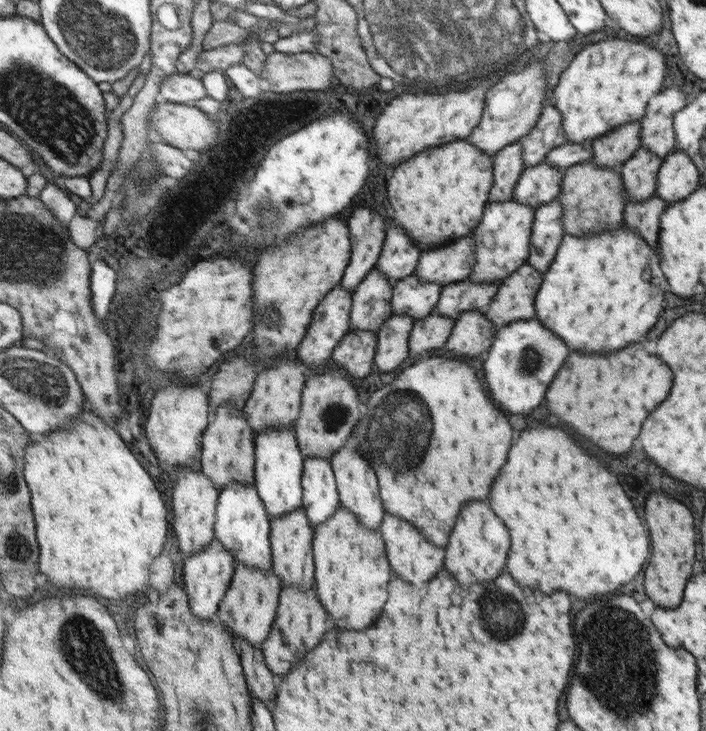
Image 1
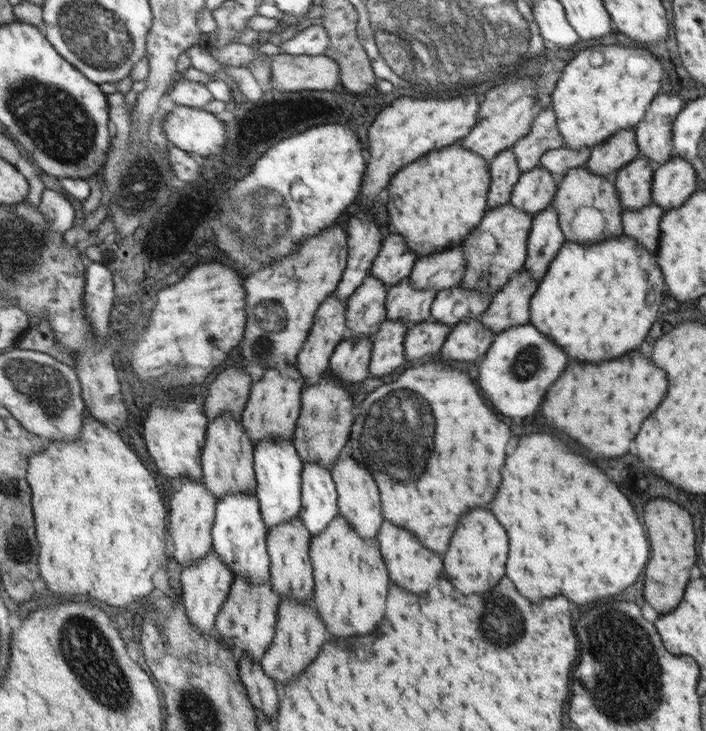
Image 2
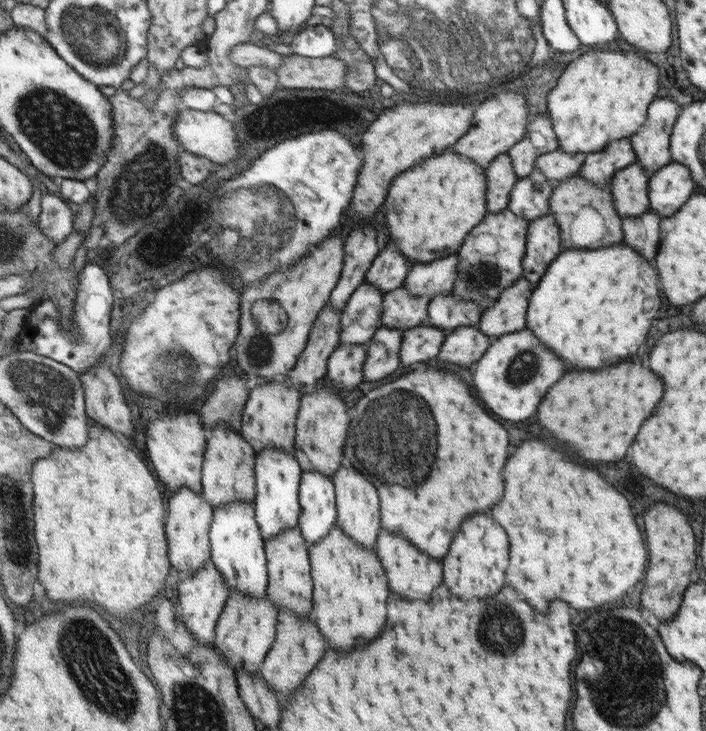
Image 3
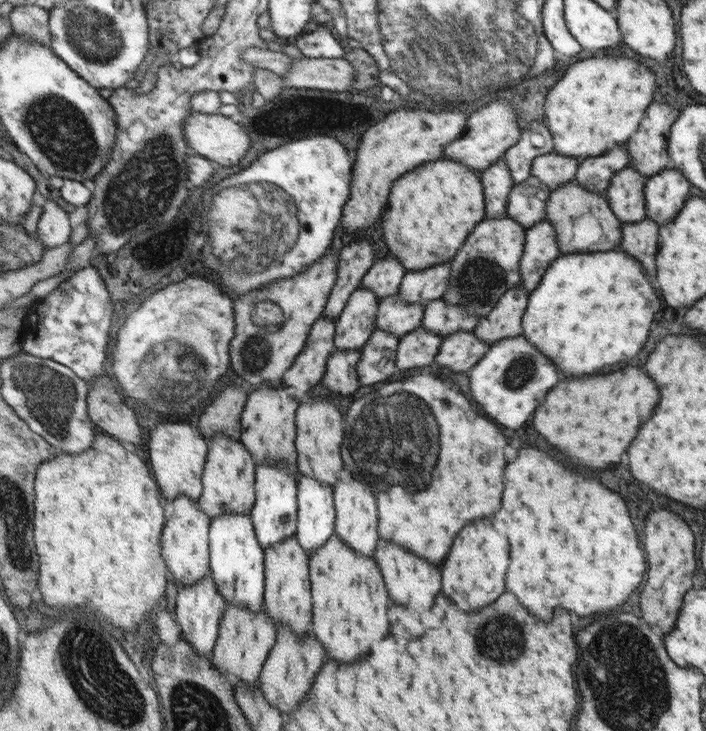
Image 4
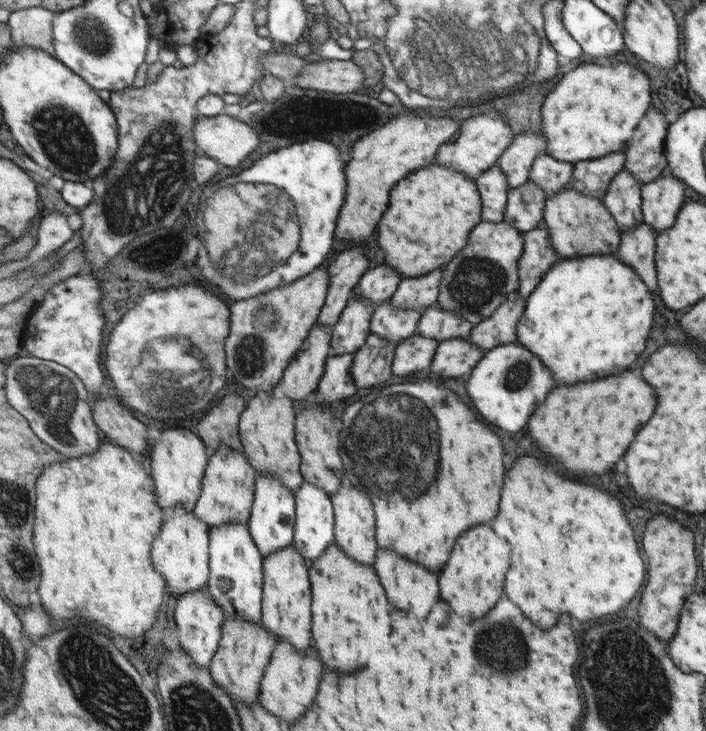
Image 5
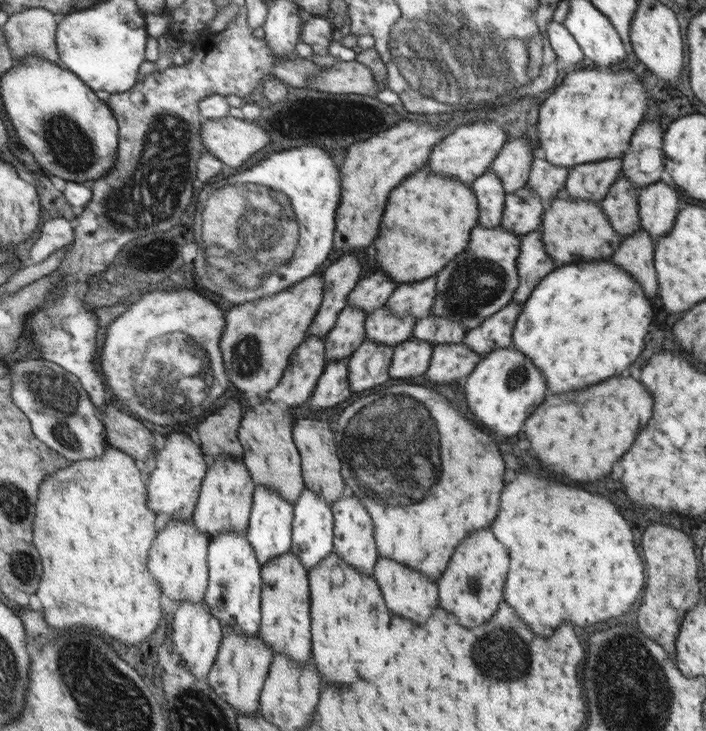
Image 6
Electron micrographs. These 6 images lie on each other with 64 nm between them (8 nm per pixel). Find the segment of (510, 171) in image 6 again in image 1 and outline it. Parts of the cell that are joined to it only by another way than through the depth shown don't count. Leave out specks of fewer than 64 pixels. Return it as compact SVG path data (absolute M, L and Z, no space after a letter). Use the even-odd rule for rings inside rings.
M548 105L538 124L520 140L525 168L540 164L552 149L566 142L568 140L562 128L562 114L554 105Z

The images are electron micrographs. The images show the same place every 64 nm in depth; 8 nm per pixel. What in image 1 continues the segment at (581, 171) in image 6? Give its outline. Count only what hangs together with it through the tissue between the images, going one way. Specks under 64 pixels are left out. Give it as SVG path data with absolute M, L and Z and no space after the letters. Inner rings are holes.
M640 120L616 126L614 130L606 132L604 136L594 139L593 160L598 168L619 168L641 146Z

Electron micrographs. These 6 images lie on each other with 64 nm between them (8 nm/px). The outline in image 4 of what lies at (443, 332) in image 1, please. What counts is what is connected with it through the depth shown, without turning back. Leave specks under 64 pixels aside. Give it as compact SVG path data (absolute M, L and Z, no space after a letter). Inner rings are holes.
M421 327L399 339L396 368L399 374L426 372L426 366L434 365L442 348L443 338Z

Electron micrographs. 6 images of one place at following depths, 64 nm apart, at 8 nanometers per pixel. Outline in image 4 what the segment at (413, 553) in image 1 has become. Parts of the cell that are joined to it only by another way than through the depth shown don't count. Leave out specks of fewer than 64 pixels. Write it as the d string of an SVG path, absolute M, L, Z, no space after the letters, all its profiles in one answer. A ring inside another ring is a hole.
M386 538L379 542L379 549L375 551L374 558L382 576L384 576L388 594L392 598L396 598L396 604L414 608L418 612L428 610L432 606L434 596L440 592L440 586L442 586L440 584L440 570L436 566L432 566L432 562L416 558L414 554L402 550L400 546L396 546L396 542L386 540Z

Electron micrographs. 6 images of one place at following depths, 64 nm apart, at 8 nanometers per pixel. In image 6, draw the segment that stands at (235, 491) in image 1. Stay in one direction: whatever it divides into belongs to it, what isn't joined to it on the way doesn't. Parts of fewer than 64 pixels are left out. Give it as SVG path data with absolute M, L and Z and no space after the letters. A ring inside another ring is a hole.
M226 530L211 538L210 548L211 585L207 592L207 602L212 614L222 620L225 628L236 628L236 632L246 636L258 636L263 625L263 564L250 542L248 533Z

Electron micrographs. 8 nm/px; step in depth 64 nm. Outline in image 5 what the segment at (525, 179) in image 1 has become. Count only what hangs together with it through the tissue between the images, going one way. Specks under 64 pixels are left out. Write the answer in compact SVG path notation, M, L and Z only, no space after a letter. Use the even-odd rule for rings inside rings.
M532 180L508 191L504 222L522 234L540 226L546 206L546 192Z

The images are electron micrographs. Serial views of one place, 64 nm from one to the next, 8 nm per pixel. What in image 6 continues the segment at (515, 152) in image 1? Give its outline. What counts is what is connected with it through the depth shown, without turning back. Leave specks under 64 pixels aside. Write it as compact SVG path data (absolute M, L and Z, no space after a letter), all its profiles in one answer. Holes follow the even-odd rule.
M488 169L470 186L474 196L478 198L478 210L480 210L478 224L486 226L486 228L499 226L502 222L506 200L506 192L500 178Z

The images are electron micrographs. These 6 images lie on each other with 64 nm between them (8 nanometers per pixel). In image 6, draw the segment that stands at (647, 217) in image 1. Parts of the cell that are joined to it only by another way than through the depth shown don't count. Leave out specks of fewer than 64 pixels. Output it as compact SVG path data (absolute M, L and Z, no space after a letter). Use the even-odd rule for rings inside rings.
M638 230L632 236L626 236L616 250L615 257L610 262L619 268L626 268L626 272L642 286L646 298L656 296L656 270L652 264L655 252L655 241L646 230Z

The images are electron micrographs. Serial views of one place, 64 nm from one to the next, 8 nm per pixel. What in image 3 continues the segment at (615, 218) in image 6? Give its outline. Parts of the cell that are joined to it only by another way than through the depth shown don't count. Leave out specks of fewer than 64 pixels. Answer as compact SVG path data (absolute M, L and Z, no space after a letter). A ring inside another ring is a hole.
M637 161L613 174L612 196L616 211L624 218L638 218L651 208L651 175L652 172Z

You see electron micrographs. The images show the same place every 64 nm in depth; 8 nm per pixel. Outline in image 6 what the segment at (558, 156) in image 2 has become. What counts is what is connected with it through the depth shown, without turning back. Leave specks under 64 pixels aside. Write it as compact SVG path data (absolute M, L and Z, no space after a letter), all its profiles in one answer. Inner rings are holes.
M537 155L532 161L527 186L534 188L540 196L544 210L550 206L550 202L562 194L569 168L564 166L552 166L548 160Z

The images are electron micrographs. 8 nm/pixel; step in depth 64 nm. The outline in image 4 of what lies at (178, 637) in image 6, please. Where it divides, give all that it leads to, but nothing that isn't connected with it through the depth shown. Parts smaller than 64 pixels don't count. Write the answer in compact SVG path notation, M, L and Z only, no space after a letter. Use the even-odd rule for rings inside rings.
M214 572L208 574L204 580L194 586L184 586L179 589L177 597L177 617L183 628L184 638L202 654L210 656L214 654L220 638L220 630L224 614L227 614L228 602L224 594L216 588Z

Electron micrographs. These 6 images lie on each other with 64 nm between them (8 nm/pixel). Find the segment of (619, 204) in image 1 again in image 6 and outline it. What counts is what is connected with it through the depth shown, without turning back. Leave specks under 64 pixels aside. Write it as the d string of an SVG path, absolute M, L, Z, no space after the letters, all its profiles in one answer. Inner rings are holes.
M559 195L550 202L543 212L540 231L546 254L557 266L576 264L580 262L609 261L614 250L620 246L620 234L616 232L611 220L600 203L592 200L576 200L567 195Z

